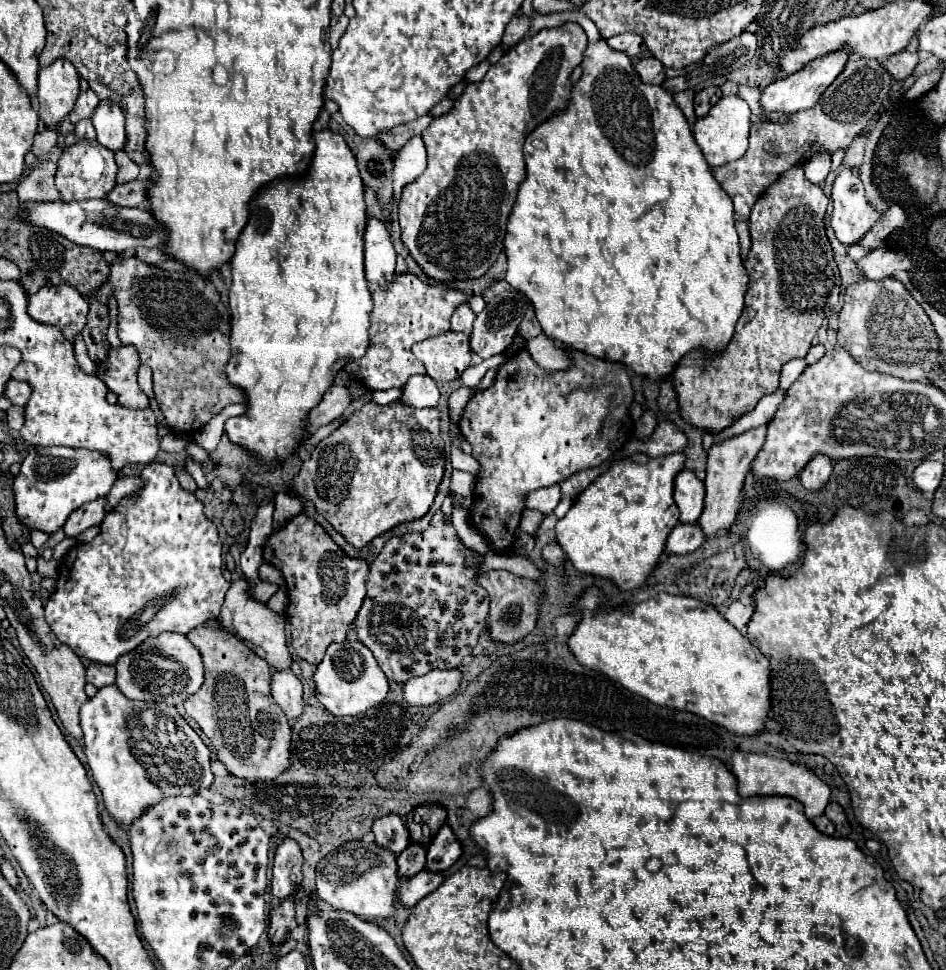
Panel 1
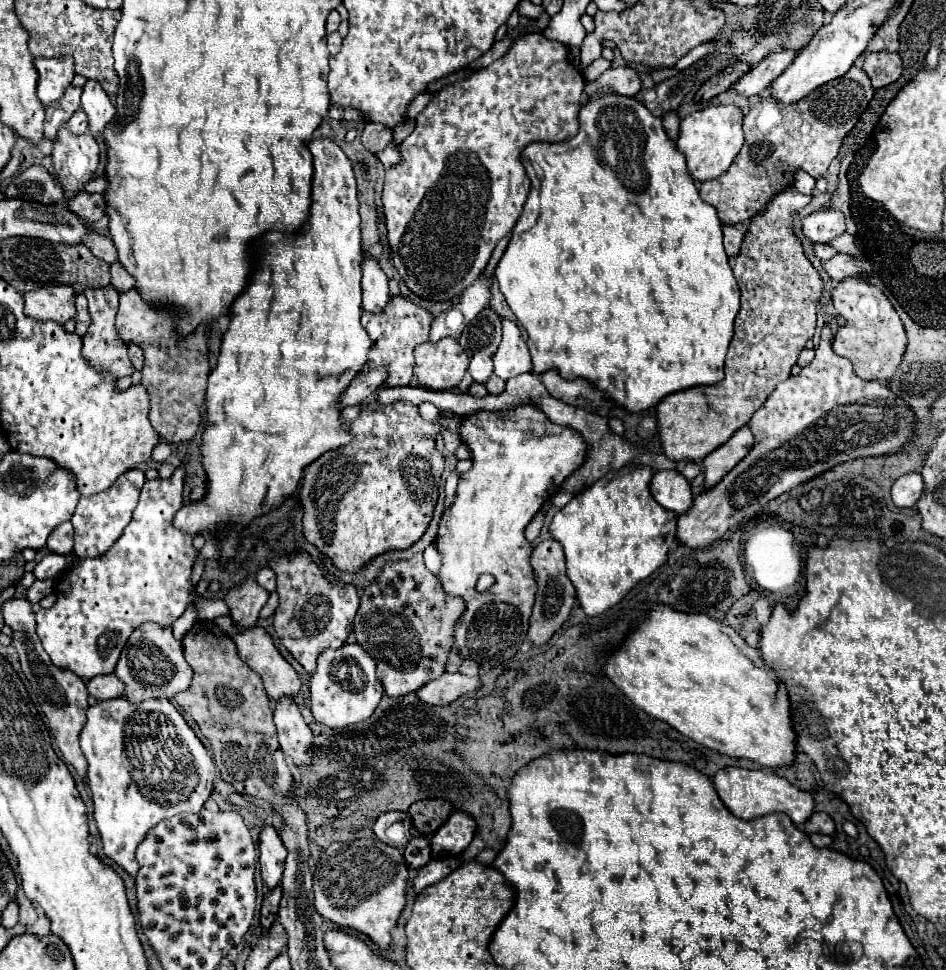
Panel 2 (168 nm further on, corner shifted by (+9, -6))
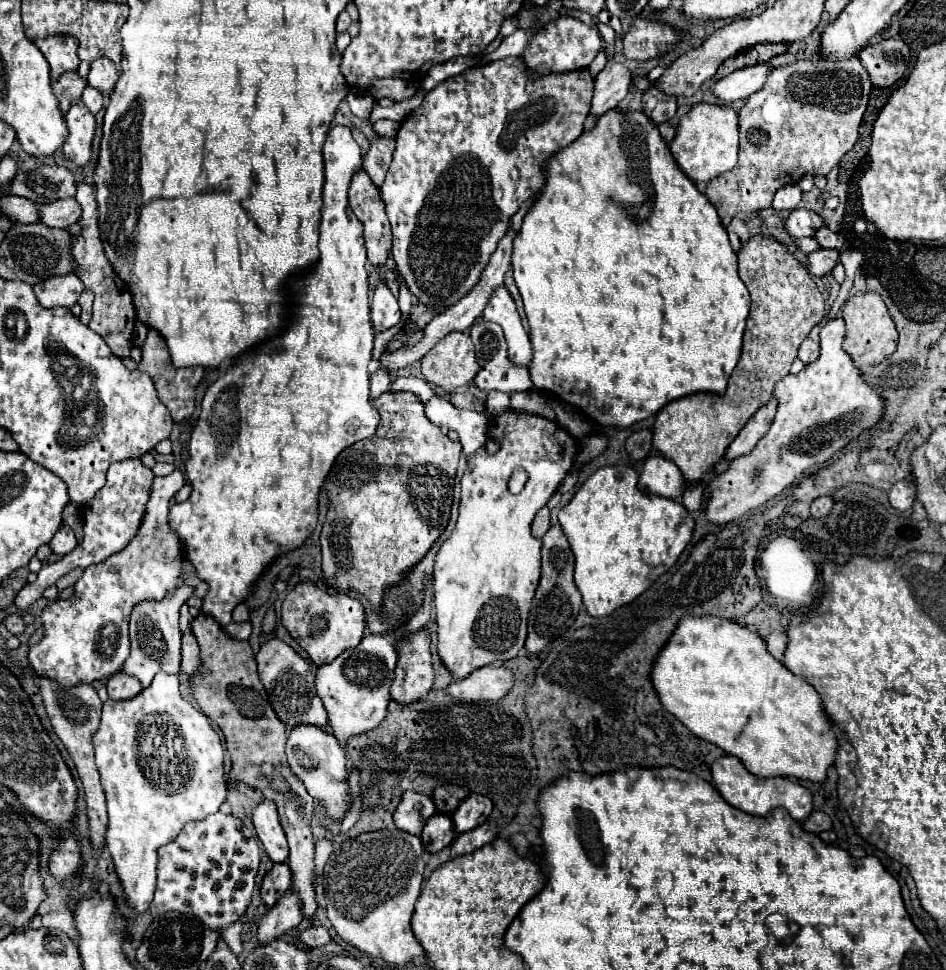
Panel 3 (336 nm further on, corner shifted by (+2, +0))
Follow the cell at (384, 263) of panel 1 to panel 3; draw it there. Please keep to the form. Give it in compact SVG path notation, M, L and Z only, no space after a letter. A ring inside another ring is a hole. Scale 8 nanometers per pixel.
M379 282L373 298L371 298L371 322L373 326L383 332L391 326L395 326L401 318L401 310L397 304L397 298L393 296L393 292L389 290L389 286L385 282Z

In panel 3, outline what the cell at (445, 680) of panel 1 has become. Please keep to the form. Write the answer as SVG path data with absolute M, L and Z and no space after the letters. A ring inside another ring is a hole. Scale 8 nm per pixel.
M483 666L447 686L447 694L465 702L497 702L513 688L513 672L503 666Z

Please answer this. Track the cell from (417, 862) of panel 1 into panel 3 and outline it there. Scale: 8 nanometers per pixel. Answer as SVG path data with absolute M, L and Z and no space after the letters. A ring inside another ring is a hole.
M443 814L431 816L429 822L425 824L423 832L421 832L423 848L429 854L435 854L435 852L443 850L445 846L449 846L453 842L453 838L455 838L453 822L449 816L443 816Z

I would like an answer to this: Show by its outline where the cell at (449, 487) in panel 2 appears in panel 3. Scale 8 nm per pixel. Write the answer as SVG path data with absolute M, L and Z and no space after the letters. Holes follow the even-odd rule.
M437 396L425 404L425 414L435 426L445 426L459 434L459 442L463 444L463 452L467 458L487 442L485 432L489 418L485 412L463 410Z

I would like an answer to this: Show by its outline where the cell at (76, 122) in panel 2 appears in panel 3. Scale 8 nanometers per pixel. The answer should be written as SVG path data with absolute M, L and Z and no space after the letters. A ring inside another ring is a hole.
M91 86L85 88L81 100L83 100L83 104L89 108L91 114L97 114L97 112L103 108L103 104L105 104L105 98L103 98L95 88L91 88Z

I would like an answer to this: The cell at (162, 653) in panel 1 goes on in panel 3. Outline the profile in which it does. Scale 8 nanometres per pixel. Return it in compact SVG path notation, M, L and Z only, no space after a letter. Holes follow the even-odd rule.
M181 584L161 602L141 602L131 614L131 656L123 664L123 672L141 680L141 686L147 688L157 672L179 674L181 672L181 628L179 628L179 608L185 600L193 596L193 588Z

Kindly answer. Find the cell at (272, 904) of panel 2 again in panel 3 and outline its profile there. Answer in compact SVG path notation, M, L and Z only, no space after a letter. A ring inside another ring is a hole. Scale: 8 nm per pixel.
M275 864L271 872L263 878L261 884L261 898L267 904L267 908L275 906L275 902L289 890L291 884L291 870L287 864Z

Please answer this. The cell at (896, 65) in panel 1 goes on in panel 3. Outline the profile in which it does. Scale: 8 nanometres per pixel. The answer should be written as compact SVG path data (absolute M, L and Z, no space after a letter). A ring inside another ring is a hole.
M889 38L865 46L859 60L871 76L873 86L889 88L903 78L909 66L909 48L901 38Z

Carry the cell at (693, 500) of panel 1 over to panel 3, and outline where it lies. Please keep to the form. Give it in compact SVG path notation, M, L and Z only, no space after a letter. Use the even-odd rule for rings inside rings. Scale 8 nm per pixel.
M649 456L643 464L639 488L663 498L679 498L683 496L687 488L687 480L683 478L681 470L675 466L675 462L663 458L663 456Z

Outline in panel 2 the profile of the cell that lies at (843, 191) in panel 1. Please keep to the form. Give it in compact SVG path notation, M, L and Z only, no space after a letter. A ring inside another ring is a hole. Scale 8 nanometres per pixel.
M820 210L802 220L802 232L812 242L826 244L844 232L844 214L840 210Z

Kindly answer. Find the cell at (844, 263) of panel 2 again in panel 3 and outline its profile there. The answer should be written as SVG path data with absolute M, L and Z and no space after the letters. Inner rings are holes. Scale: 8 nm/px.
M817 250L809 254L809 272L815 276L827 276L839 264L841 254L837 250Z

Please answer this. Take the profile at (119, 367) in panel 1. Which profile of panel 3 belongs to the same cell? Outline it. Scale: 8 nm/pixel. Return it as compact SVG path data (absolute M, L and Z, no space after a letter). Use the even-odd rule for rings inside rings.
M77 182L77 194L75 194L77 202L83 208L83 216L79 220L79 224L83 226L83 232L79 236L75 236L73 240L73 258L79 264L79 272L77 276L81 278L81 282L85 284L87 290L91 290L95 294L93 300L93 318L89 322L89 328L93 332L97 332L107 346L111 348L111 352L119 358L129 358L129 350L131 350L131 336L133 336L133 328L135 328L135 308L133 308L133 298L127 290L127 284L115 274L113 266L109 264L107 256L103 254L103 242L99 238L99 224L97 224L97 202L95 202L95 188L85 184L85 182Z

